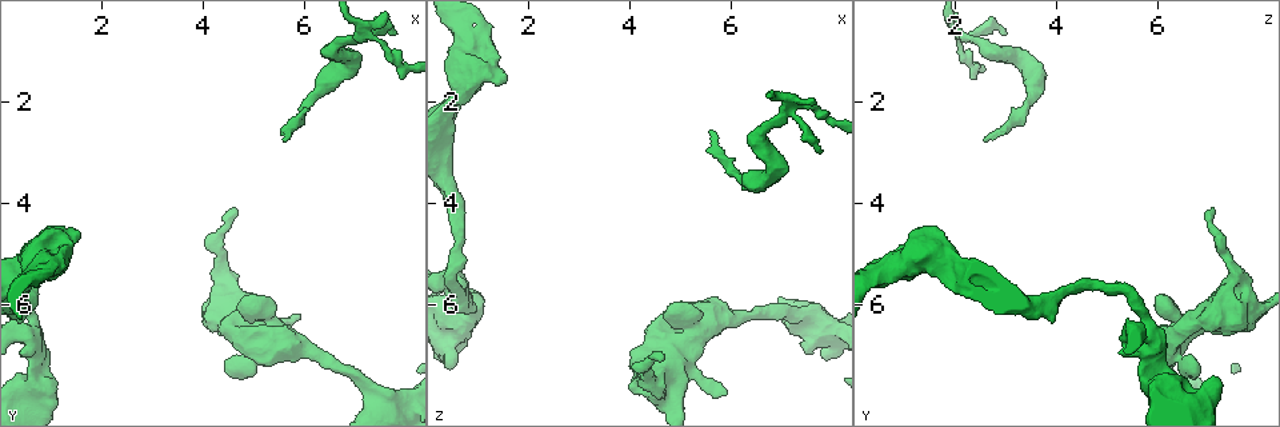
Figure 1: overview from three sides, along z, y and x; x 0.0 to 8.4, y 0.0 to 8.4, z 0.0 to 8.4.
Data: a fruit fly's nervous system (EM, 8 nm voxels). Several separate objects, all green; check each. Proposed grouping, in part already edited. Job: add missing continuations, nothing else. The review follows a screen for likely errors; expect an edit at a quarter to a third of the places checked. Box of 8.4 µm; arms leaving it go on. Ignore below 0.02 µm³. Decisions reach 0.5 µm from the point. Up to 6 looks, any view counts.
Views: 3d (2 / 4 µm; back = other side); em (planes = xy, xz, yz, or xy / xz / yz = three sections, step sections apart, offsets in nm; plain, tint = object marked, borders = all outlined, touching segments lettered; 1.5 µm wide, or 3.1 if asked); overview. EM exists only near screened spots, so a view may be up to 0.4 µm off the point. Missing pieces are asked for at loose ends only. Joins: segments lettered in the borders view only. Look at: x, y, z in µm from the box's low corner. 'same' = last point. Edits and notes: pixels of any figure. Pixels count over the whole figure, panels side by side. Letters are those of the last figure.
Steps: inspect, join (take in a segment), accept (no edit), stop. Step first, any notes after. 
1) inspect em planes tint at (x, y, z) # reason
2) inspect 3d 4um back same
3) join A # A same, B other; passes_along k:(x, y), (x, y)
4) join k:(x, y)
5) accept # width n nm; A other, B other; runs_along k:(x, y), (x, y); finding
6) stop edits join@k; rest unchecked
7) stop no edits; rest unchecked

inspect 3d 2um at (4.65, 4.10, 7.05)

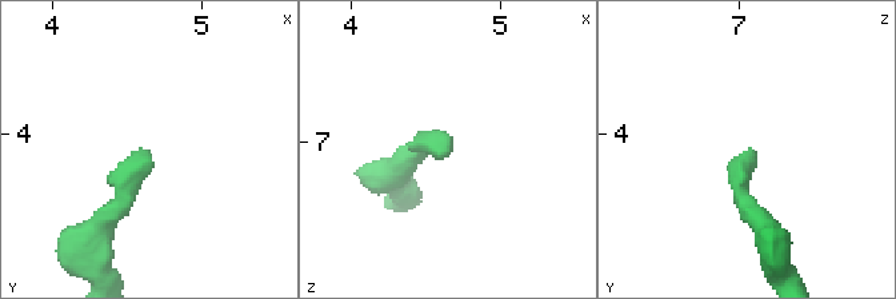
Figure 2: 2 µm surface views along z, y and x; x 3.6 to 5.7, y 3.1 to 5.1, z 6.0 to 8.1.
inspect em xz step 4 borders at (4.62, 4.10, 7.06) # now the EM

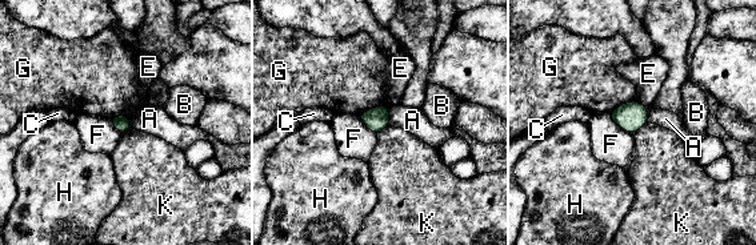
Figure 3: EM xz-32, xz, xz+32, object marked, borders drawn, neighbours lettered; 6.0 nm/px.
inspect em planes borders same

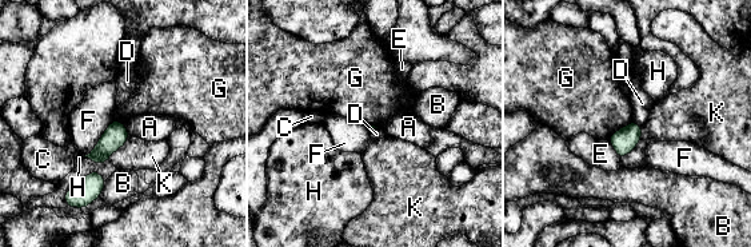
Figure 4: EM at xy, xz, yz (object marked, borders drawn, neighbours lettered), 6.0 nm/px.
accept # A other, B other, C other, D other, E other, F other, G other, H other, K other; border 4:(631, 120), (618, 128), (608, 139); no lettered segment goes on from it

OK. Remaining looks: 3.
inspect 3d 2um at (7.70, 0.70, 3.00) # branch stops here

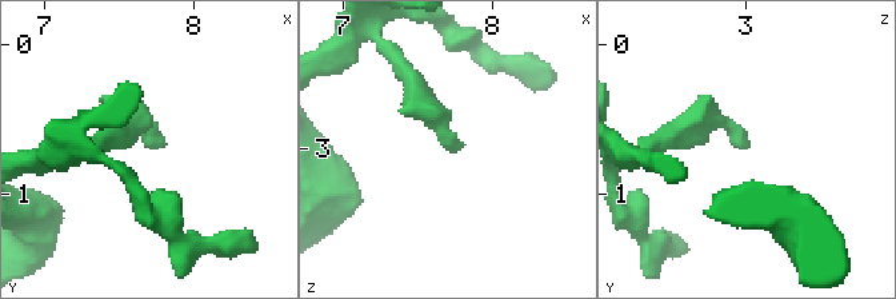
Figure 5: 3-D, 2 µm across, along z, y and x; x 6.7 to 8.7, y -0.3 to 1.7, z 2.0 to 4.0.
inspect em yz step 8 tint at (7.74, 0.72, 2.98)

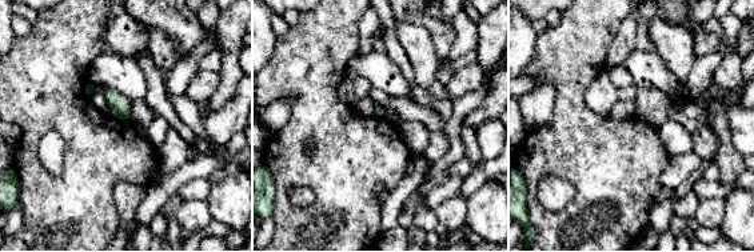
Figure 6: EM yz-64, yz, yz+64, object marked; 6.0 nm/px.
inspect em xy step 4 borders same

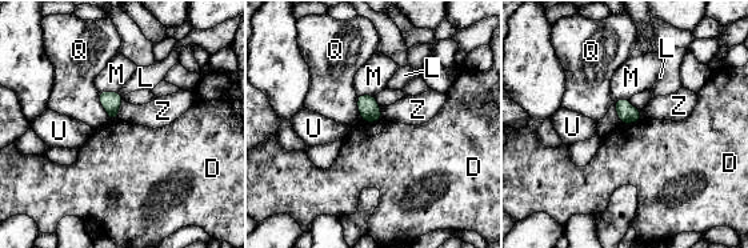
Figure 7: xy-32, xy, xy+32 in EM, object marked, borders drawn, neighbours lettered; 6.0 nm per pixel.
accept # width 90 nm; D other, L other, M other, Q other, U other, Z other; border 7:(640, 119), (632, 123), (620, 123); no lettered segment goes on from it

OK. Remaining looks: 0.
stop no edits; rest unchecked

